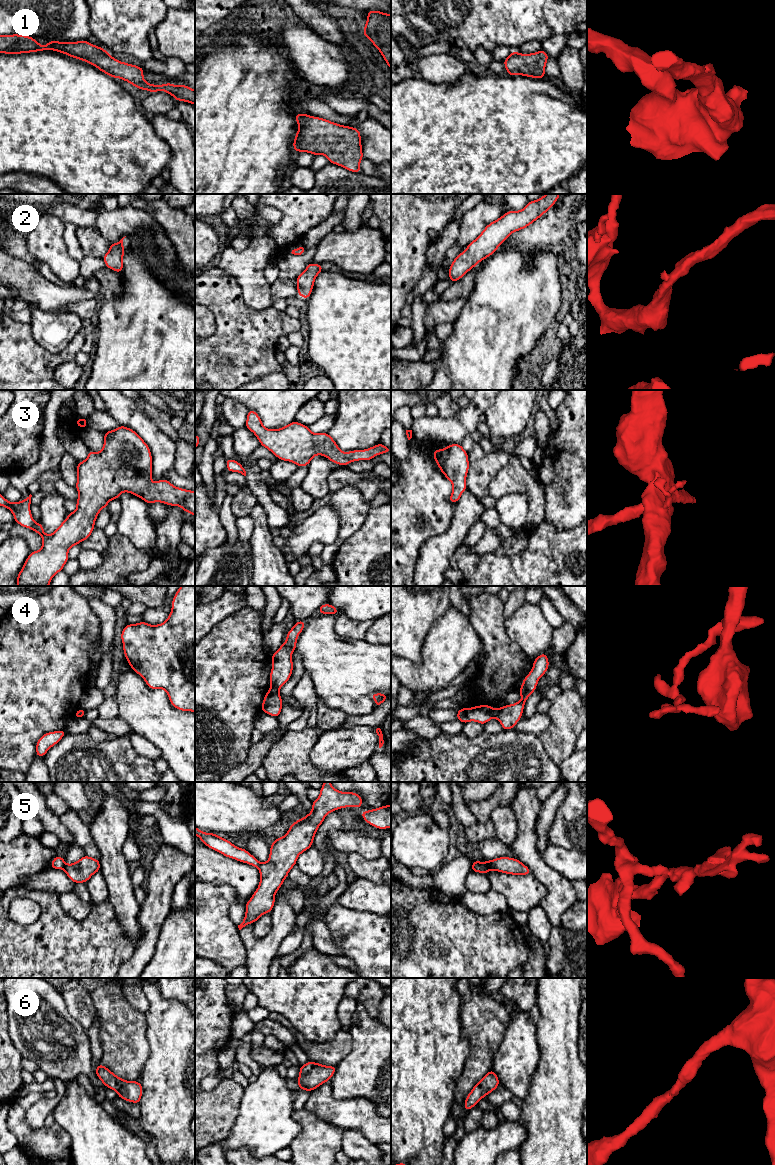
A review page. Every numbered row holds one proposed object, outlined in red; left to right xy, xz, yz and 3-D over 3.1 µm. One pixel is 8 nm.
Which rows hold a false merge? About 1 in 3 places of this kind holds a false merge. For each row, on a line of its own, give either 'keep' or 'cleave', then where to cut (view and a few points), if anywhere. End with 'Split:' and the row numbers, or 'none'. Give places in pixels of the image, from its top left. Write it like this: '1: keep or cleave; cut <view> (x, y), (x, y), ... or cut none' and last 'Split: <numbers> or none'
1: keep; cut none
2: keep; cut none
3: keep; cut none
4: cleave; cut xz (271, 686), (278, 689)
5: cleave; cut xy (65, 864), (62, 868)
6: keep; cut none
Split: 4, 5

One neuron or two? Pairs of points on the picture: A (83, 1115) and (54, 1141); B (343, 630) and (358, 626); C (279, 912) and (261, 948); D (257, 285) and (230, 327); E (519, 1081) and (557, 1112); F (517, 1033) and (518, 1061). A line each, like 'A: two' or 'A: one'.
A: two
B: one
C: one
D: two
E: two
F: one

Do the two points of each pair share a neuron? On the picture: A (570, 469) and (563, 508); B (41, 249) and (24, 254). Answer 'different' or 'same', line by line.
A: same
B: different

